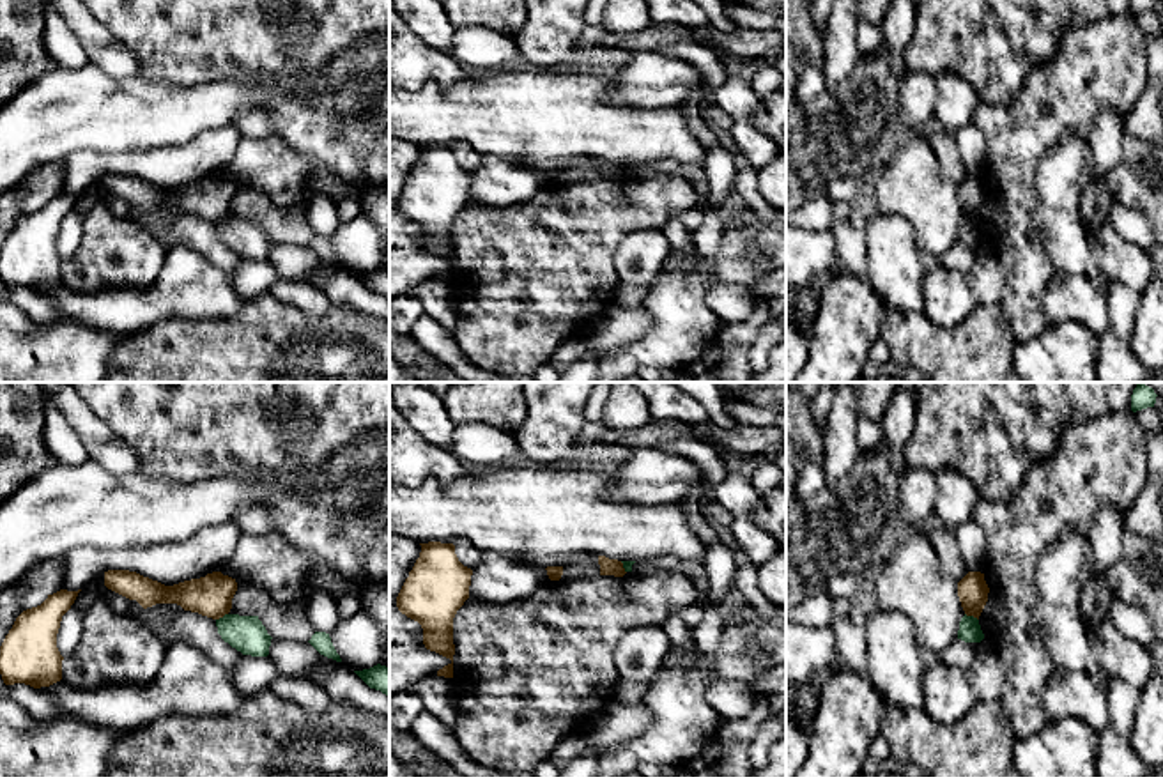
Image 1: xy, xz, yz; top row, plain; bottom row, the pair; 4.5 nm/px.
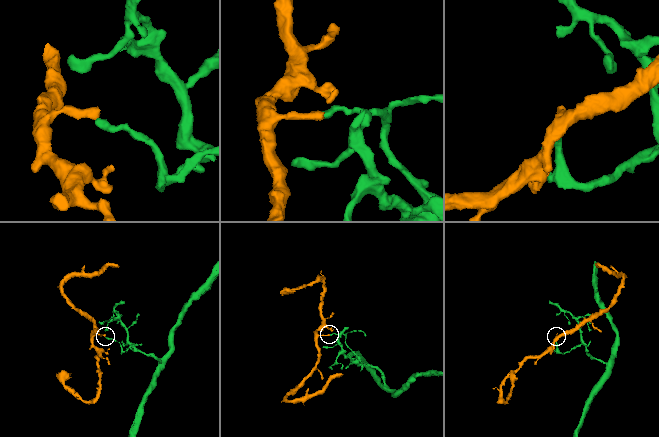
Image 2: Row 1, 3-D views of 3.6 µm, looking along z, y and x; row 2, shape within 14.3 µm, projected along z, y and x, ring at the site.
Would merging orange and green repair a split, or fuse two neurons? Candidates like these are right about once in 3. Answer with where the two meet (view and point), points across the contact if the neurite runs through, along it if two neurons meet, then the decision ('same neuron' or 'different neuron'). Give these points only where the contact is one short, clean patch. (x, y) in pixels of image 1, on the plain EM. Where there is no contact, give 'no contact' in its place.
meets orange in yz at (972, 218); border along yz (965, 216), (978, 223); different neuron

